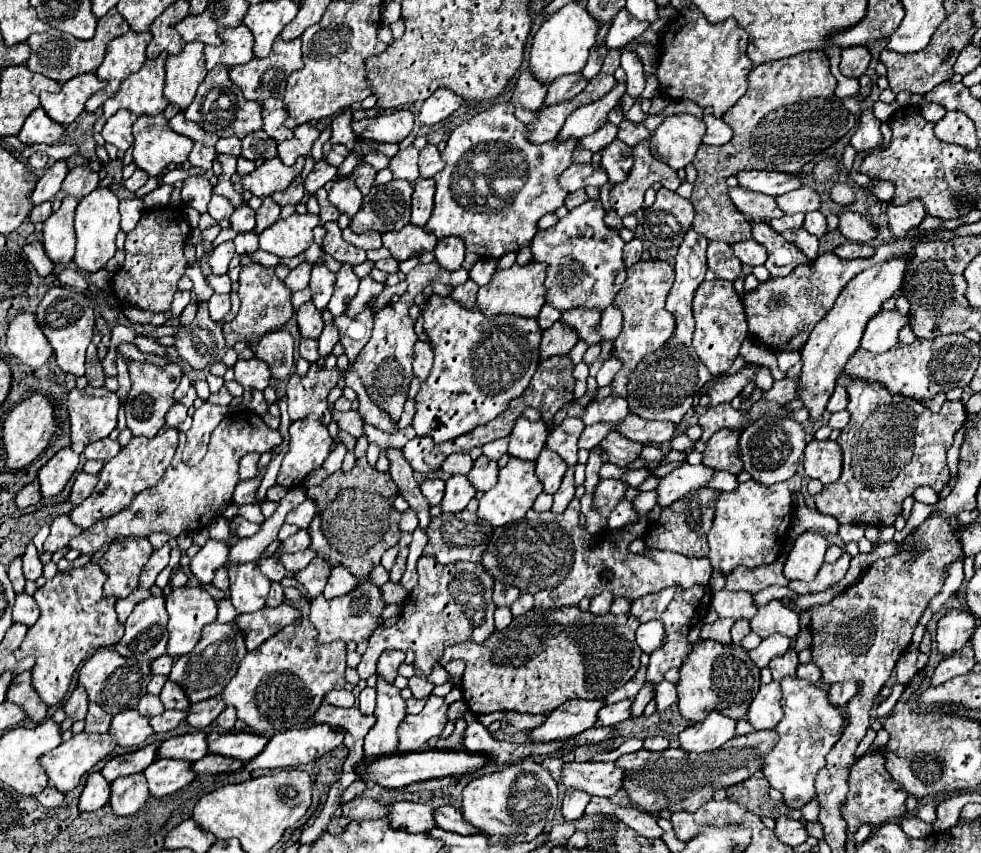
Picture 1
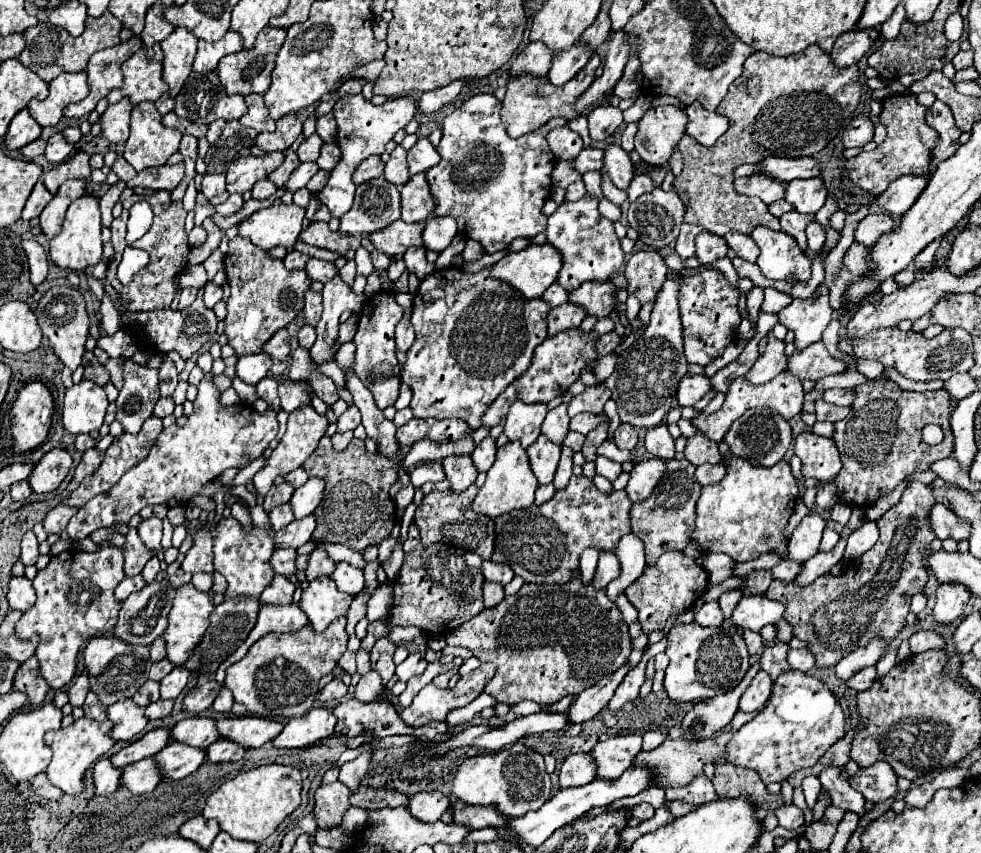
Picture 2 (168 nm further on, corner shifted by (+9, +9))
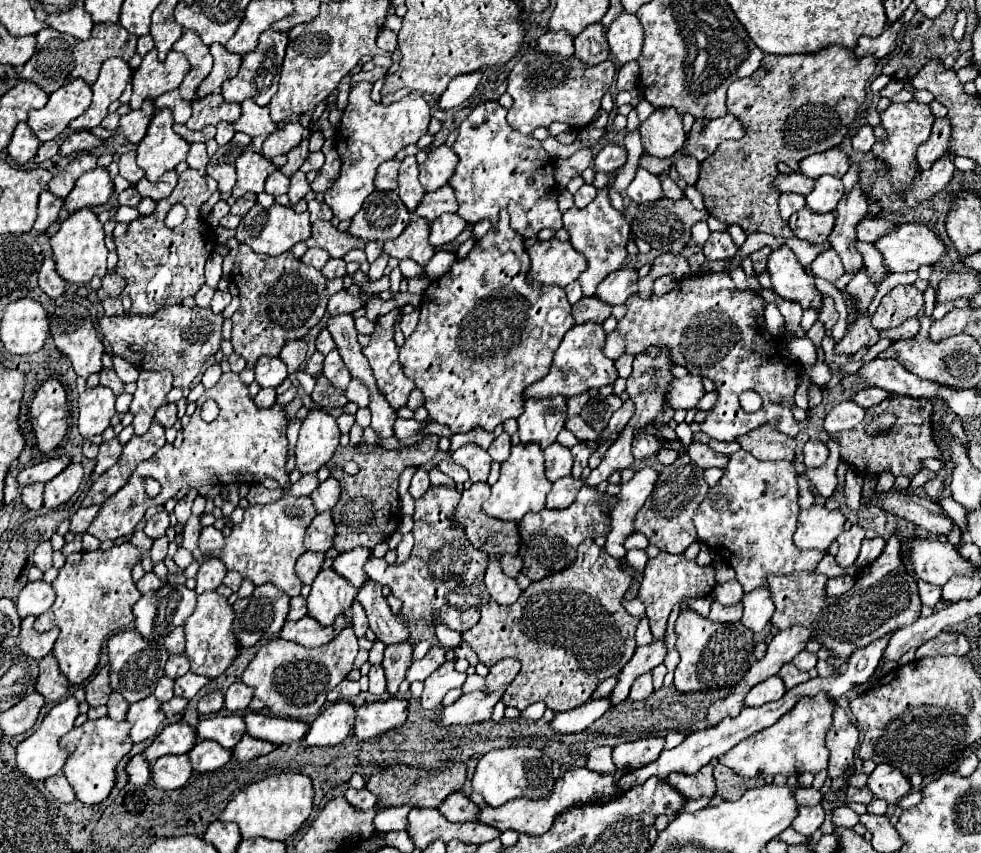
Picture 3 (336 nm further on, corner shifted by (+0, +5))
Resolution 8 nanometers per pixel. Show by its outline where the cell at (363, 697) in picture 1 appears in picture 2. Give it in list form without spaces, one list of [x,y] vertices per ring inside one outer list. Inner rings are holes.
[[[371,670],[371,672],[361,676],[359,684],[355,686],[355,694],[353,696],[357,700],[361,700],[361,702],[373,702],[377,698],[377,694],[381,694],[381,690],[383,690],[381,676],[375,670]]]

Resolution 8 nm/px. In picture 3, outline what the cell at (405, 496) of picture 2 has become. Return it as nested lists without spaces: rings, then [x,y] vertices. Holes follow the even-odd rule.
[[[418,468],[416,474],[414,474],[414,478],[412,478],[412,484],[410,484],[410,494],[412,494],[414,498],[420,498],[428,488],[430,488],[428,472],[422,470],[422,468]]]

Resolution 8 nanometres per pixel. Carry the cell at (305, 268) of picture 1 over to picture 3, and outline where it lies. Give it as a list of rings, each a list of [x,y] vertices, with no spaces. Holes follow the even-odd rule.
[[[308,248],[308,252],[300,258],[304,264],[310,264],[310,266],[314,266],[316,270],[322,270],[324,268],[324,264],[328,262],[328,252],[324,250],[324,248]]]

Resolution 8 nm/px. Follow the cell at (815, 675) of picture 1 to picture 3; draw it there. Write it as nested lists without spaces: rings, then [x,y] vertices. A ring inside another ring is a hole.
[[[804,650],[804,652],[800,652],[792,662],[800,668],[800,670],[804,670],[804,672],[808,672],[808,670],[812,670],[814,666],[816,666],[816,654],[812,654],[812,652],[808,652],[808,650]]]

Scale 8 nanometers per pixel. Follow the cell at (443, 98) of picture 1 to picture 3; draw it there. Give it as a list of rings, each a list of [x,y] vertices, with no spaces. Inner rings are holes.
[[[472,72],[472,74],[462,74],[462,76],[456,76],[450,86],[446,88],[446,92],[442,94],[440,98],[440,108],[442,110],[448,110],[448,108],[454,108],[458,104],[462,104],[466,98],[472,96],[472,92],[476,90],[478,82],[480,82],[480,76],[482,72]]]

